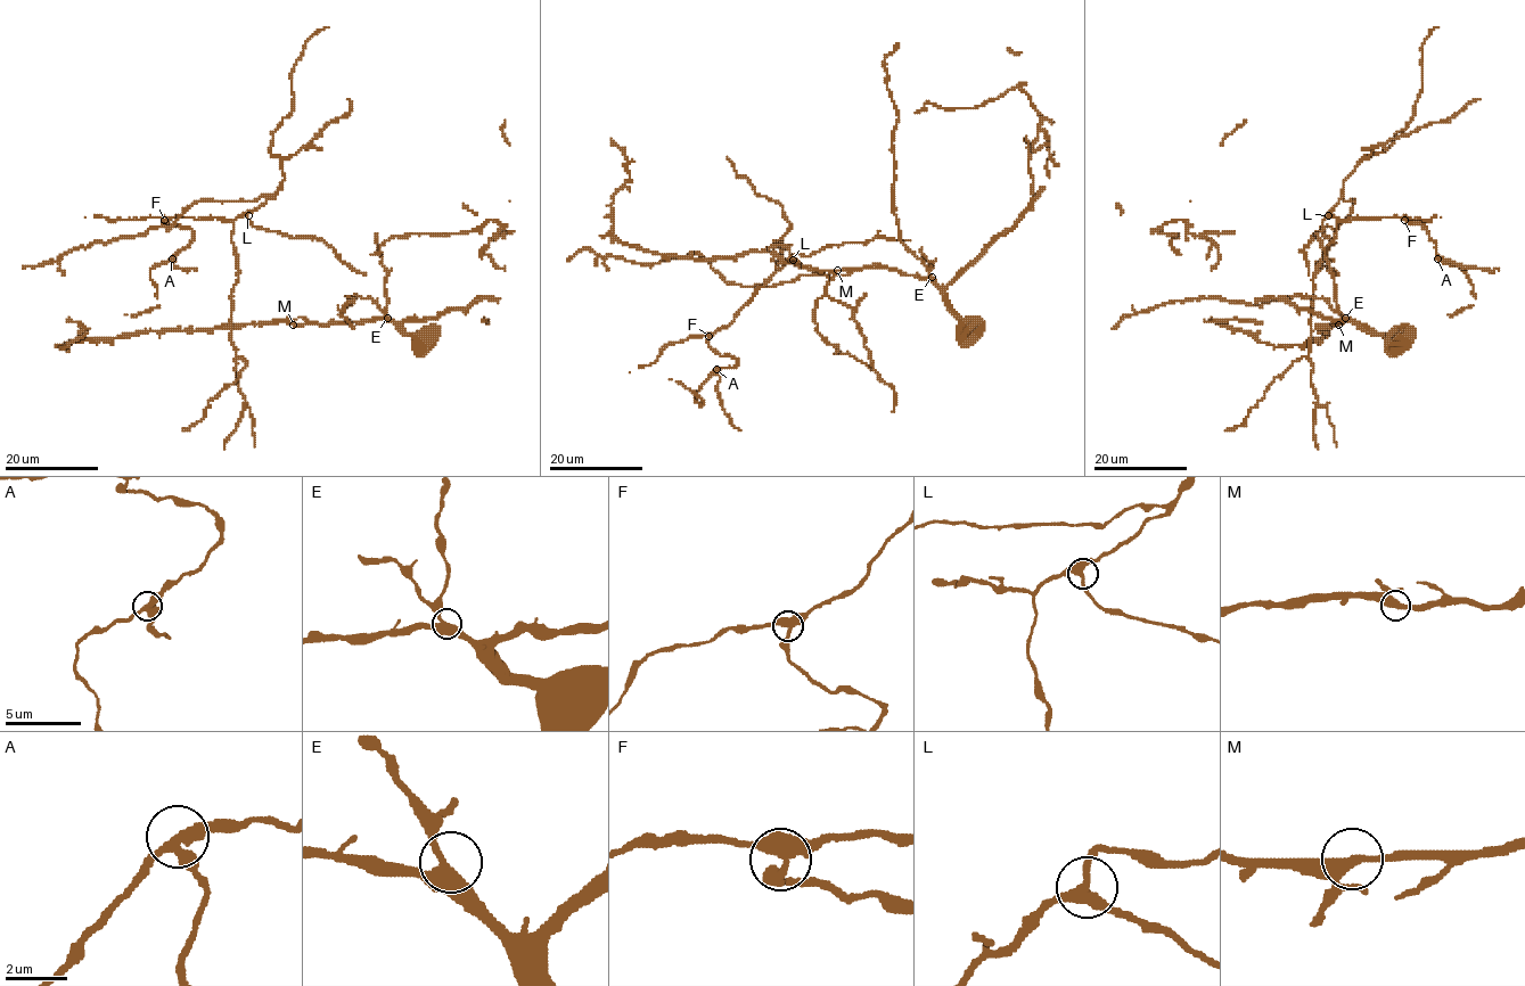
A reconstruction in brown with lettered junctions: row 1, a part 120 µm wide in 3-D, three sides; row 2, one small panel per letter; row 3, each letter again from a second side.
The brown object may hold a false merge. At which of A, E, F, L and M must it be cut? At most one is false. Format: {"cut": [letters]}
{"cut": []}

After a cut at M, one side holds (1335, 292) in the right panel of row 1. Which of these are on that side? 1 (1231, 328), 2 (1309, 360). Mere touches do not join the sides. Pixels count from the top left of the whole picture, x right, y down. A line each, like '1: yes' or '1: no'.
1: no
2: yes

